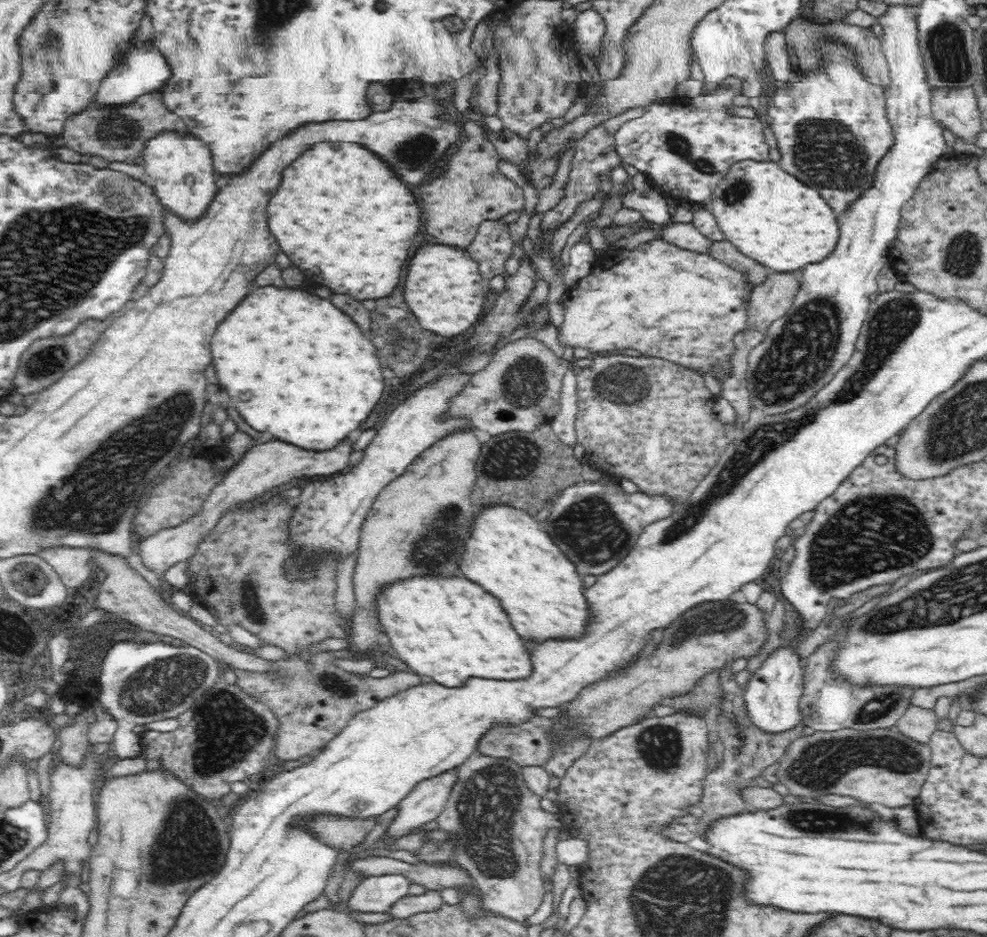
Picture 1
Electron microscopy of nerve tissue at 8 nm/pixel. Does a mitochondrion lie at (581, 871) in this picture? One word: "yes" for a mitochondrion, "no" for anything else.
no

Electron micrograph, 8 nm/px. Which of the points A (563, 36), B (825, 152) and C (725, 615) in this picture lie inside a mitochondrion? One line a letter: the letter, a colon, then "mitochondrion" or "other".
A: other
B: mitochondrion
C: mitochondrion

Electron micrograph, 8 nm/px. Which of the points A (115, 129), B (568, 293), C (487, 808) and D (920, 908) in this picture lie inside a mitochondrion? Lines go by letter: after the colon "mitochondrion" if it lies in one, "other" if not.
A: mitochondrion
B: other
C: mitochondrion
D: other

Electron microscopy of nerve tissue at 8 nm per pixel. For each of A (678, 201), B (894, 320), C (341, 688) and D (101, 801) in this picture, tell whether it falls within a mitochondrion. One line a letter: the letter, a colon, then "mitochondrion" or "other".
A: other
B: mitochondrion
C: mitochondrion
D: other

